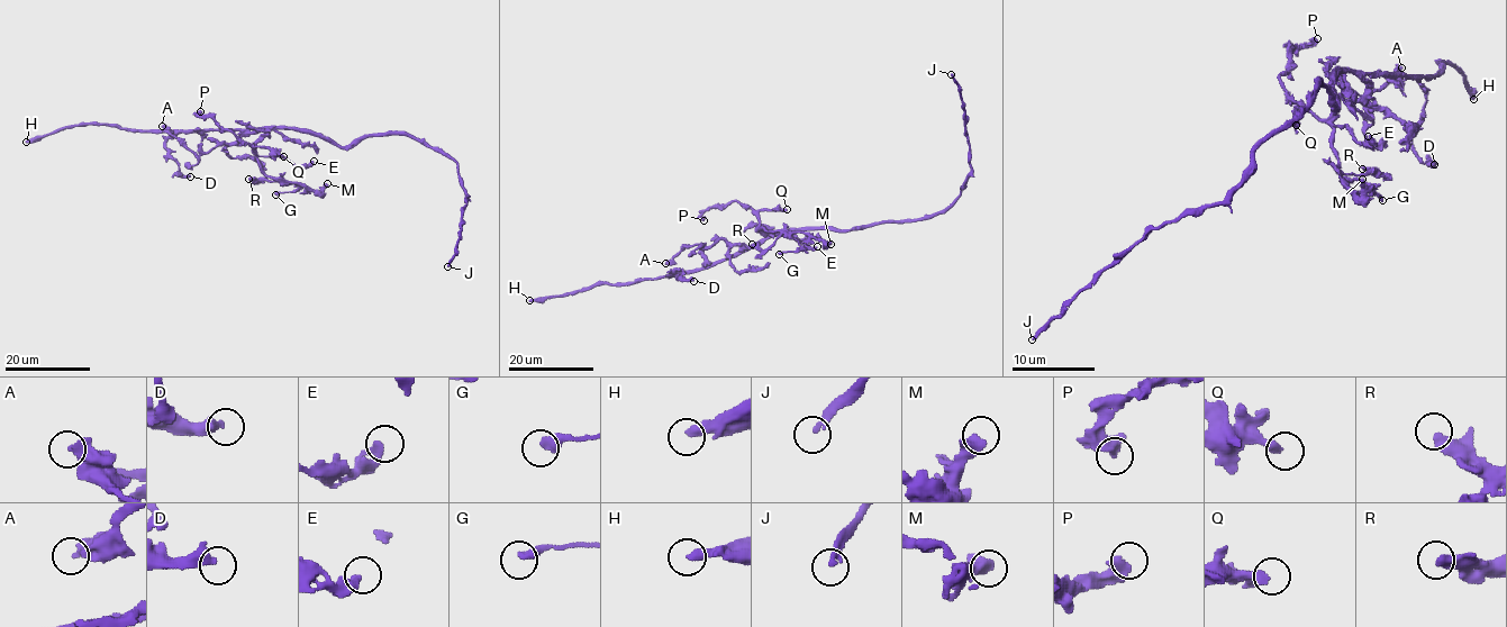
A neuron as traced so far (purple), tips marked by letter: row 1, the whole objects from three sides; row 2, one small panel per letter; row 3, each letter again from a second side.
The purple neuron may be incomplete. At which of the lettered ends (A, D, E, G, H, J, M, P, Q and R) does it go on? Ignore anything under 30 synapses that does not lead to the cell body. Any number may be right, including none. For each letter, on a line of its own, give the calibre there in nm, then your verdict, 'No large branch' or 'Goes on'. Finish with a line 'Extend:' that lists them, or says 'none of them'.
A: Thickness 360 nm. No large branch
D: Thickness 440 nm. No large branch
E: Thickness 280 nm. No large branch
G: Thickness 400 nm. No large branch
H: Thickness 400 nm. Goes on
J: Thickness 220 nm. No large branch
M: Thickness 550 nm. No large branch
P: Thickness 550 nm. No large branch
Q: Thickness 320 nm. No large branch
R: Thickness 400 nm. No large branch
Extend: H

